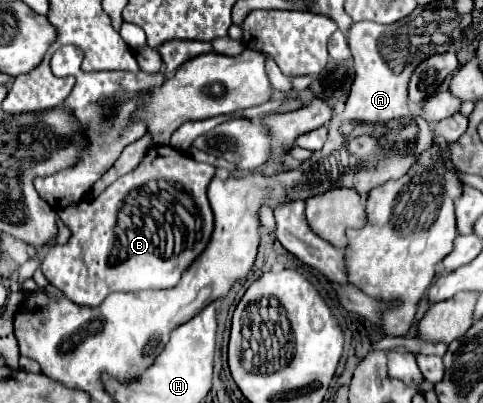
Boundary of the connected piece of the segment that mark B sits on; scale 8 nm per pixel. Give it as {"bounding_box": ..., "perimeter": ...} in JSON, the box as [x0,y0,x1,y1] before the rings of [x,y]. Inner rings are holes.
{"bounding_box":[42,145,214,307],"perimeter":[[[170,145],[148,149],[140,165],[114,181],[104,193],[92,201],[82,201],[62,209],[58,215],[70,227],[72,237],[64,245],[54,245],[42,261],[42,273],[48,283],[58,287],[70,301],[84,307],[96,307],[116,291],[142,289],[172,289],[178,285],[184,271],[206,249],[214,231],[214,215],[206,199],[206,187],[214,175],[214,167],[194,161]]]}

